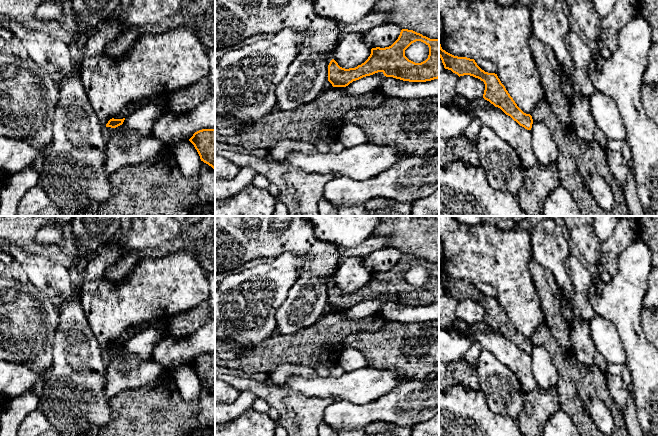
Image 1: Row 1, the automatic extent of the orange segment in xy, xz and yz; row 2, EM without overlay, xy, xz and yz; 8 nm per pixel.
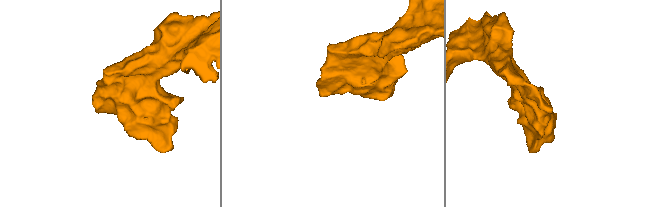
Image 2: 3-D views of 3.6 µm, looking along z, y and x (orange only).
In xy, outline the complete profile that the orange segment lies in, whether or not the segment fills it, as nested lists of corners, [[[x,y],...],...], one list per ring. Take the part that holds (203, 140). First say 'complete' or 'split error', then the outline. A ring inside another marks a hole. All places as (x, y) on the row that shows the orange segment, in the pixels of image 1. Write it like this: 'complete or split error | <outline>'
complete | [[[215,129],[199,130],[189,141],[194,145],[201,161],[215,170]]]

